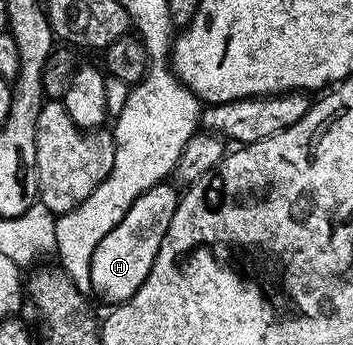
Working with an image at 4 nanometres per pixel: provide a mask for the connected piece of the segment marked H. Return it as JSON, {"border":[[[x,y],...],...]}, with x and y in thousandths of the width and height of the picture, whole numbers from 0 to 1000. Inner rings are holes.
{"border":[[[456,530],[425,542],[346,623],[346,646],[278,704],[278,728],[266,728],[266,751],[255,762],[255,820],[261,849],[289,870],[309,872],[326,890],[365,872],[414,820],[414,797],[425,797],[425,774],[436,774],[436,751],[448,739],[448,716],[459,716],[459,693],[487,643],[504,591],[501,539],[487,530]]]}

